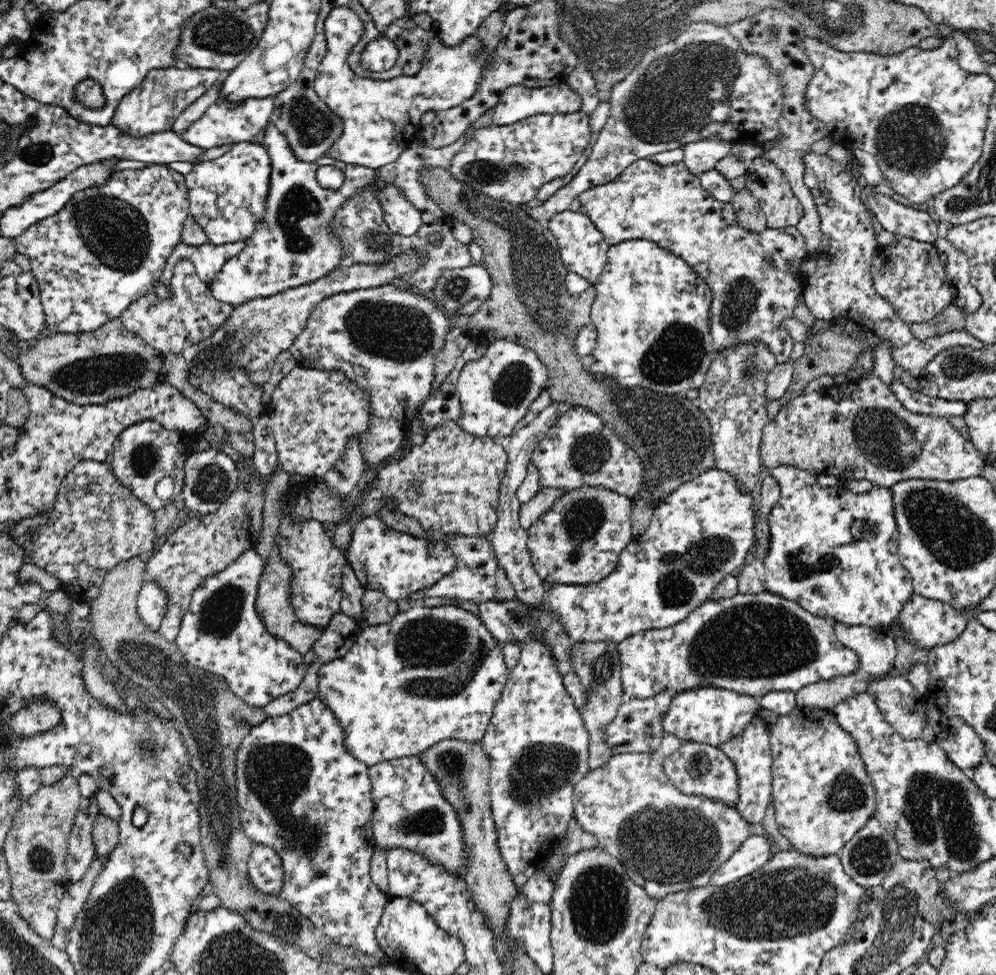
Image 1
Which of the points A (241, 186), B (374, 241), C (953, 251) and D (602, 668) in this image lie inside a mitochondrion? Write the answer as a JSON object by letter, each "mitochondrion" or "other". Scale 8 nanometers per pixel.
{"A":"other","B":"mitochondrion","C":"other","D":"mitochondrion"}

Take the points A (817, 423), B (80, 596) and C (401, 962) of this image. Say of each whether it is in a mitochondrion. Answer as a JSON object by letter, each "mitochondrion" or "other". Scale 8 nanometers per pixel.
{"A":"other","B":"other","C":"other"}

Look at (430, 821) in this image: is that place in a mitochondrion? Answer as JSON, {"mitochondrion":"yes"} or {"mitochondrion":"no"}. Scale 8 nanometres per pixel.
{"mitochondrion":"yes"}

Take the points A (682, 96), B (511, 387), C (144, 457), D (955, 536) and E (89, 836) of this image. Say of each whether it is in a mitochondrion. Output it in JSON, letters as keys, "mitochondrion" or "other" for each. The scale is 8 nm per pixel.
{"A":"mitochondrion","B":"mitochondrion","C":"mitochondrion","D":"mitochondrion","E":"other"}

